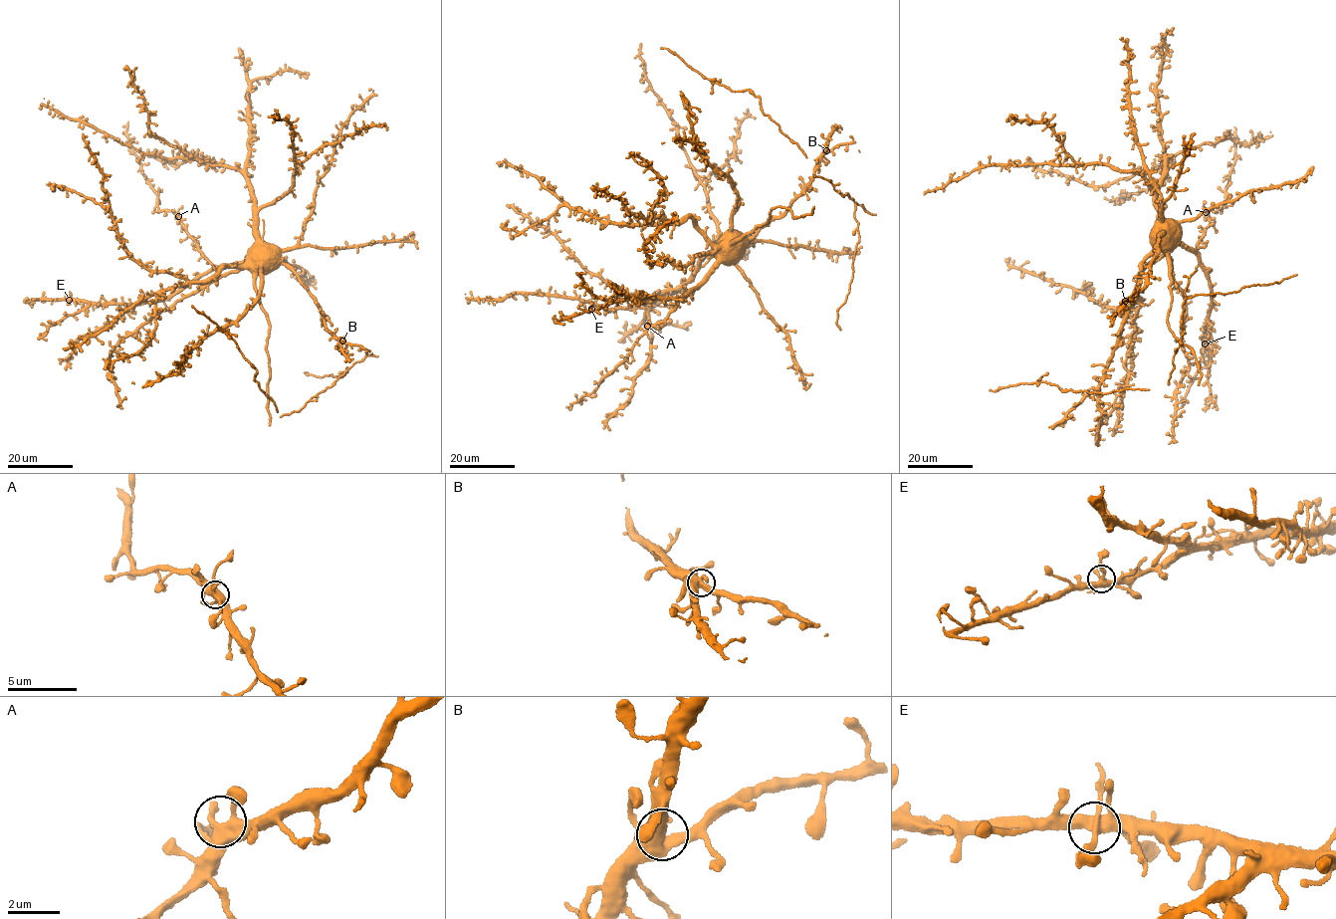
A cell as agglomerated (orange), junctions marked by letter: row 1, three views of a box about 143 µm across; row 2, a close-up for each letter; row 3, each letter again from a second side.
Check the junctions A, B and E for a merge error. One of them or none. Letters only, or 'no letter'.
E

